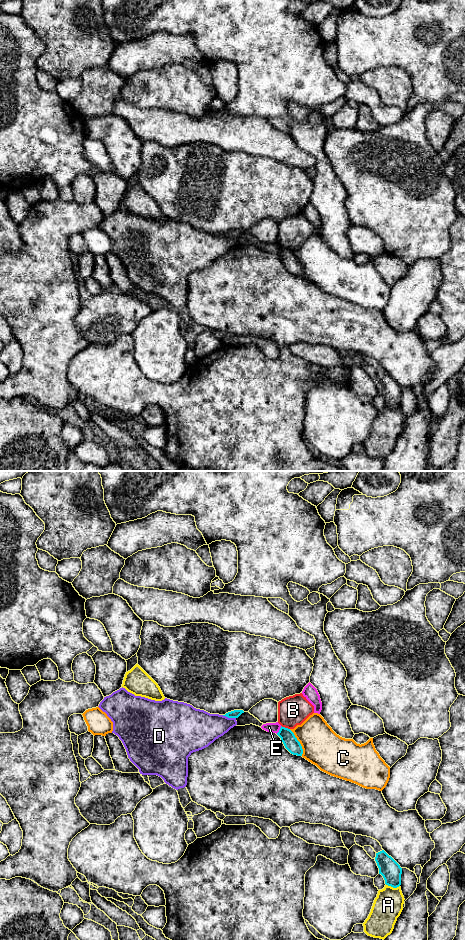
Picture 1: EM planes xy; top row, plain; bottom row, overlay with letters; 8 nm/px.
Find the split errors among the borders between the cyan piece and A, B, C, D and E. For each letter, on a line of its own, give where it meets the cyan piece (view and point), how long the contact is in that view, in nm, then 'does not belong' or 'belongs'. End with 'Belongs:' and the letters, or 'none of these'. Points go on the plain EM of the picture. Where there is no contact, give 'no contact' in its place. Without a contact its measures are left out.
A: xy (393, 407) | 110 nm | does not belong
B: xy (284, 247) | 80 nm | does not belong
C: xy (299, 262) | 240 nm | does not belong
D: xy (229, 237) | 110 nm | does not belong
E: xy (279, 250) | 80 nm | does not belong
Belongs: none of these

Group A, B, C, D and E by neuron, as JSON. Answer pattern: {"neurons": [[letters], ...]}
{"neurons": [["A"], ["B"], ["C"], ["D"], ["E"]]}

